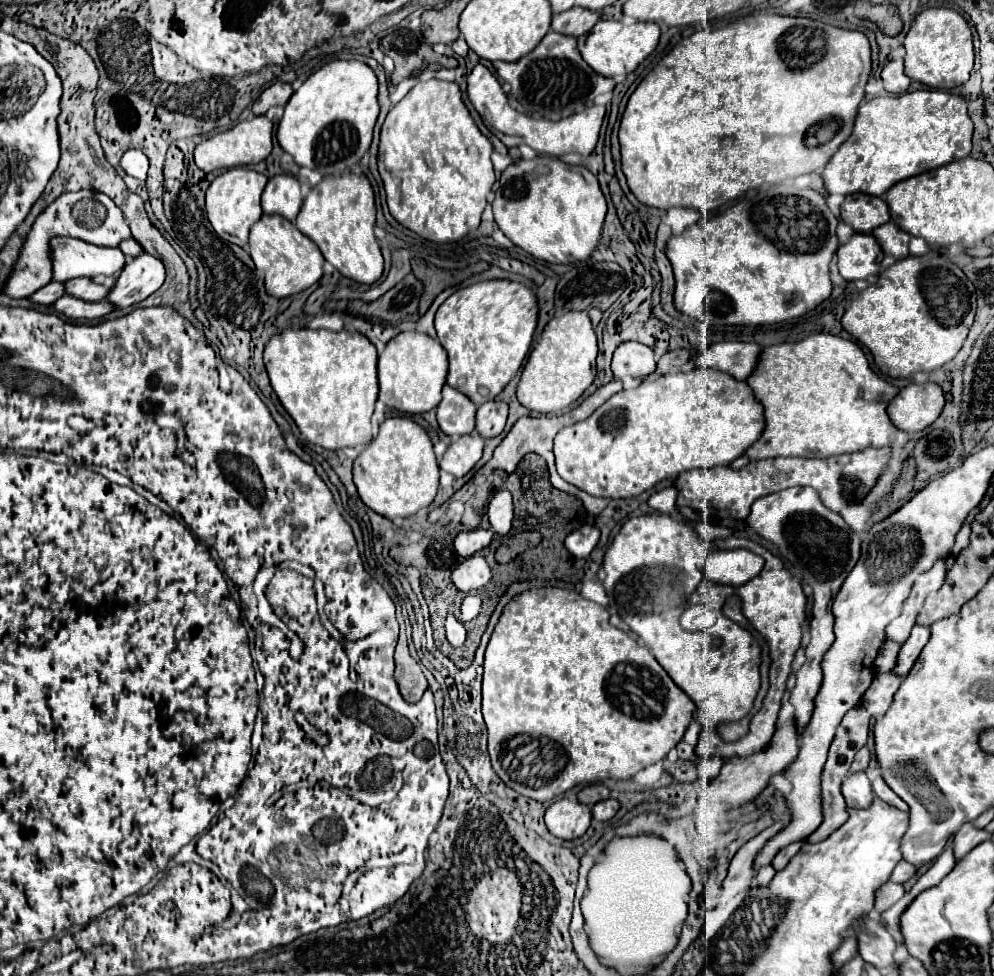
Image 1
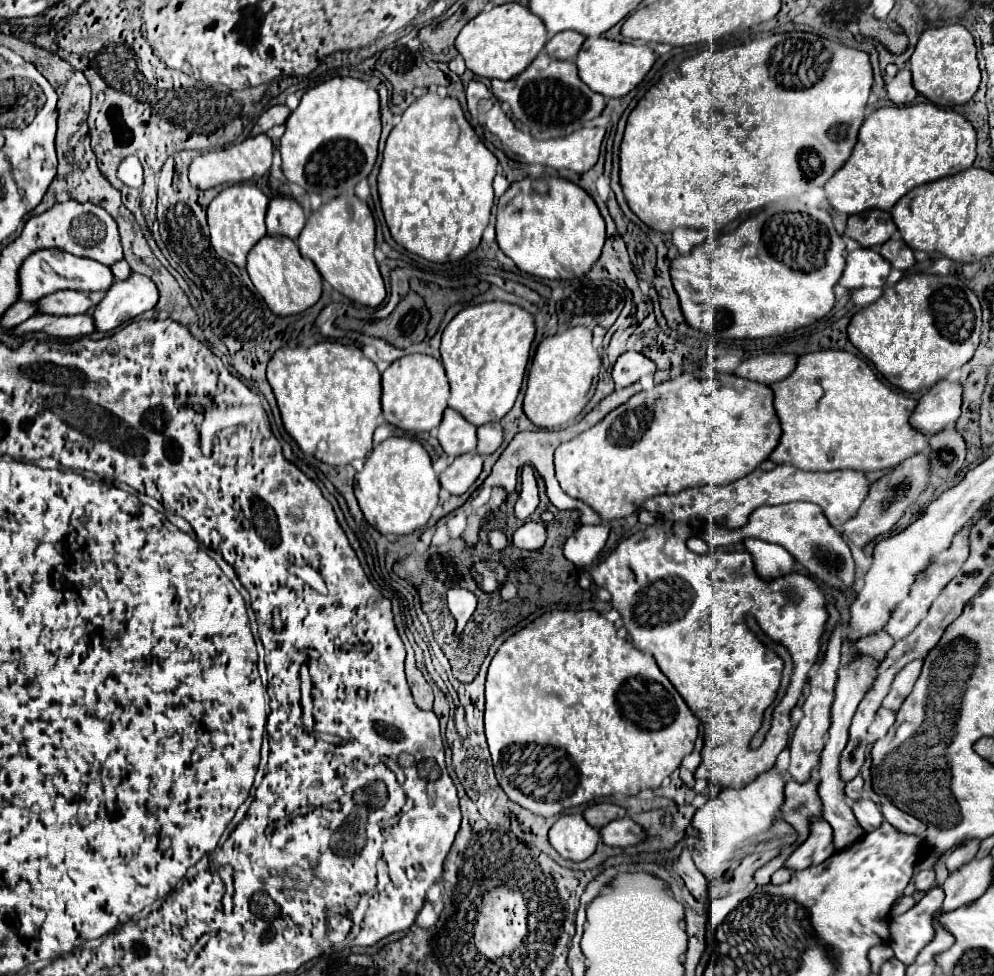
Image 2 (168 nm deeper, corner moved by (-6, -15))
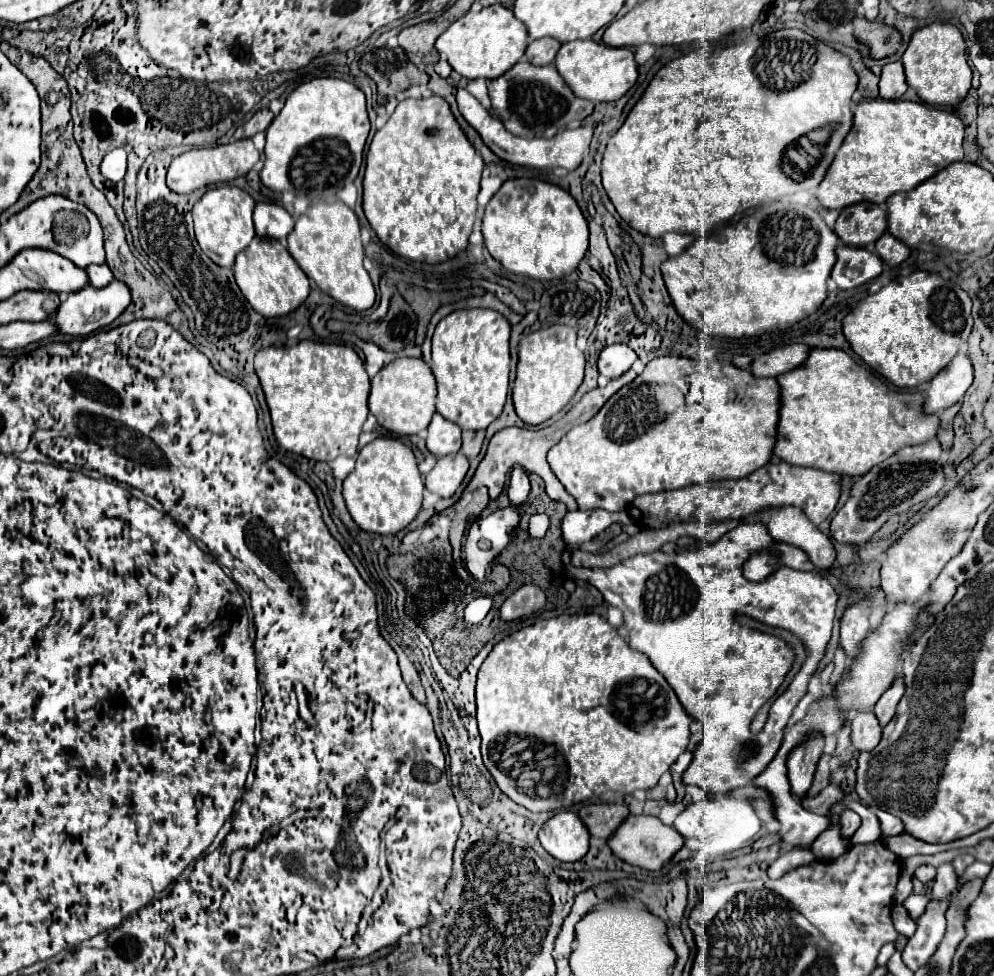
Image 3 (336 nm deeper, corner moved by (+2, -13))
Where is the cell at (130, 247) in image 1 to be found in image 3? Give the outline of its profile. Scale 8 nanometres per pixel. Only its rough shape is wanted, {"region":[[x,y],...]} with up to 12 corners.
{"region":[[90,265],[90,285],[102,287],[114,281],[110,267]]}

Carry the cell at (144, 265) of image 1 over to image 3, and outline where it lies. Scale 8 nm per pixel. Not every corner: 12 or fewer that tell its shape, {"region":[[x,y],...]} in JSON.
{"region":[[124,281],[70,293],[60,333],[86,337],[132,303]]}

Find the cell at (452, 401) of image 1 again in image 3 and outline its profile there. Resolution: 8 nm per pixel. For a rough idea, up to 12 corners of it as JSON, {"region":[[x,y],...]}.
{"region":[[434,413],[426,447],[434,455],[460,451],[462,429]]}

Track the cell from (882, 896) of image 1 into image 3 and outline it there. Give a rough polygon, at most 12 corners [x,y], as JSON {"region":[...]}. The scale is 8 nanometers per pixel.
{"region":[[910,895],[904,901],[904,907],[912,917],[924,913],[926,897]]}

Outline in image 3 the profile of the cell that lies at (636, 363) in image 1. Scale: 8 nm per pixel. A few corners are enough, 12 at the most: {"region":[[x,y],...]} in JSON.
{"region":[[628,345],[600,353],[598,371],[606,379],[624,375],[638,355]]}

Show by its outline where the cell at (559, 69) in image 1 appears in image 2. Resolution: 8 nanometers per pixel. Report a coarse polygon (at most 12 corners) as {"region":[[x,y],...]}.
{"region":[[544,51],[492,81],[524,129],[570,135],[604,111],[572,61]]}

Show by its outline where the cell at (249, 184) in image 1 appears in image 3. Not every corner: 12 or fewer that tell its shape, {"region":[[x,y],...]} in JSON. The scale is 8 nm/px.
{"region":[[208,189],[194,205],[202,251],[222,267],[254,239],[250,193]]}

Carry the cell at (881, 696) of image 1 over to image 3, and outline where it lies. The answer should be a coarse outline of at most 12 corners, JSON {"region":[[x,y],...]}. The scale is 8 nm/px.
{"region":[[858,713],[852,721],[852,743],[872,749],[882,737],[878,717]]}

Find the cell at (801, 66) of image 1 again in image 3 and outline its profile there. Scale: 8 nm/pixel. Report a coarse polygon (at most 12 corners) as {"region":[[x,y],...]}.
{"region":[[800,29],[666,63],[602,185],[648,237],[814,193],[850,57]]}

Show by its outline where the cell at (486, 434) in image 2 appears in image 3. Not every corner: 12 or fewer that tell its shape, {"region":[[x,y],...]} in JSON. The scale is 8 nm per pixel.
{"region":[[462,431],[462,453],[480,453],[486,431]]}

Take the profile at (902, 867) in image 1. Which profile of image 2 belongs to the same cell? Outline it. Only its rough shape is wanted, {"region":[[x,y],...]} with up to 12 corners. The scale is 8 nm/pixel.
{"region":[[934,871],[916,875],[916,889],[928,891],[934,885]]}

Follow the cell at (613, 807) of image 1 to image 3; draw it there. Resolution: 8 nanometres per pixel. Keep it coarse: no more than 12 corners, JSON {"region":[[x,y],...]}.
{"region":[[628,815],[606,841],[626,863],[658,871],[684,845],[658,817]]}

